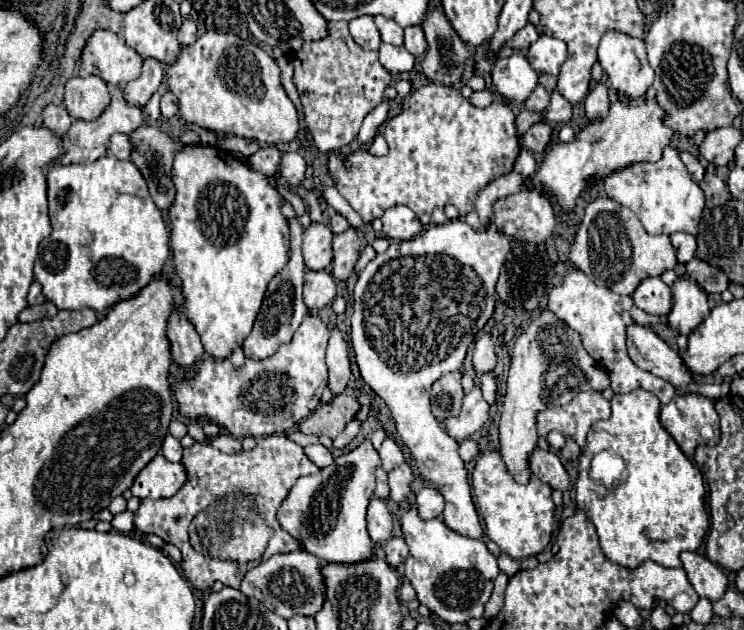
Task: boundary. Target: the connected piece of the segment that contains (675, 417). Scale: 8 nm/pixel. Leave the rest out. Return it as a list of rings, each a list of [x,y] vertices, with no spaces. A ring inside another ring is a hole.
[[[685,394],[677,396],[669,404],[661,406],[661,424],[675,438],[679,448],[687,458],[693,458],[695,448],[700,445],[716,445],[720,439],[719,416],[715,412],[713,400],[701,394]]]

